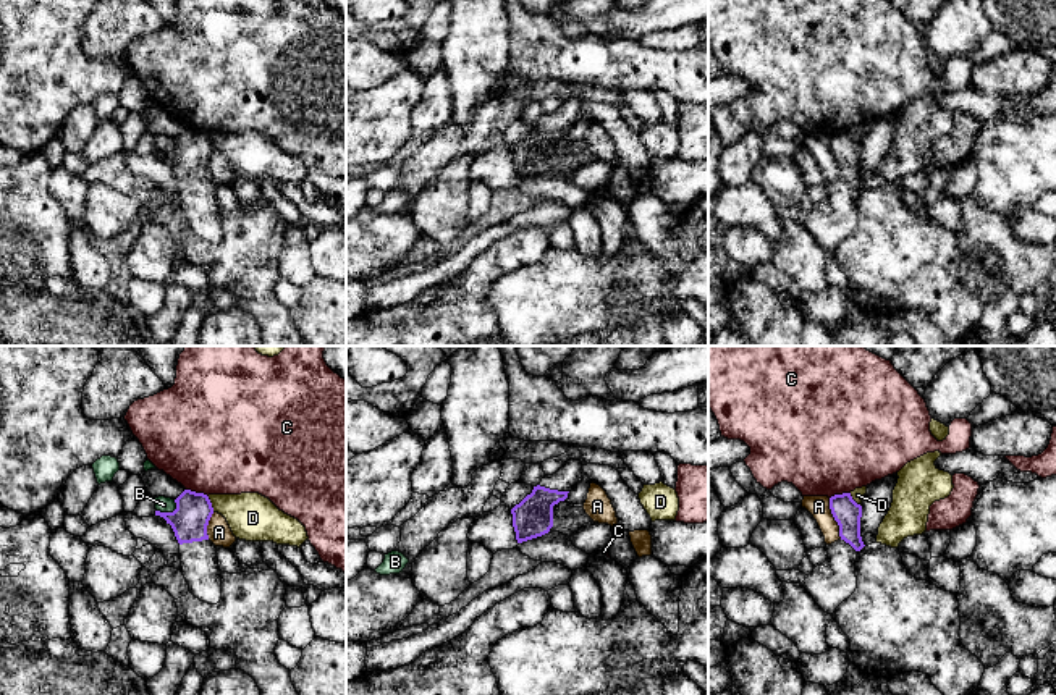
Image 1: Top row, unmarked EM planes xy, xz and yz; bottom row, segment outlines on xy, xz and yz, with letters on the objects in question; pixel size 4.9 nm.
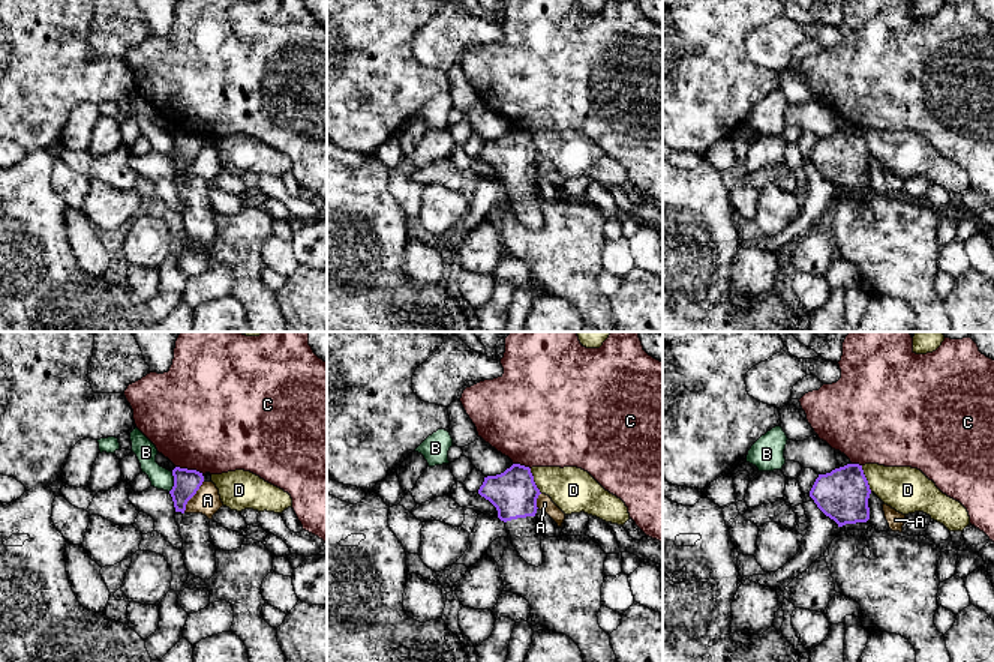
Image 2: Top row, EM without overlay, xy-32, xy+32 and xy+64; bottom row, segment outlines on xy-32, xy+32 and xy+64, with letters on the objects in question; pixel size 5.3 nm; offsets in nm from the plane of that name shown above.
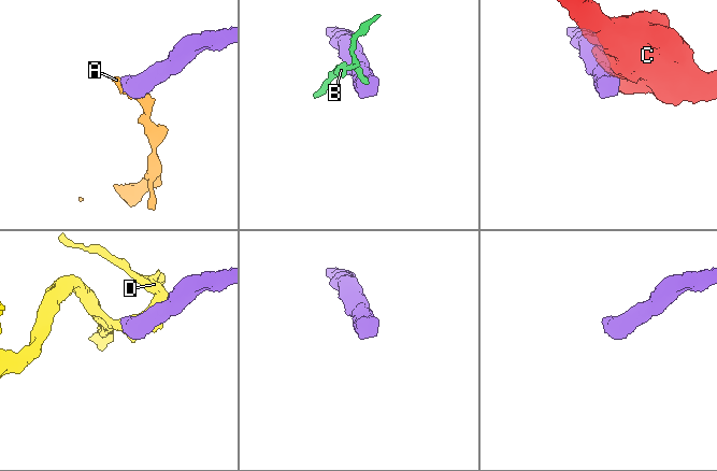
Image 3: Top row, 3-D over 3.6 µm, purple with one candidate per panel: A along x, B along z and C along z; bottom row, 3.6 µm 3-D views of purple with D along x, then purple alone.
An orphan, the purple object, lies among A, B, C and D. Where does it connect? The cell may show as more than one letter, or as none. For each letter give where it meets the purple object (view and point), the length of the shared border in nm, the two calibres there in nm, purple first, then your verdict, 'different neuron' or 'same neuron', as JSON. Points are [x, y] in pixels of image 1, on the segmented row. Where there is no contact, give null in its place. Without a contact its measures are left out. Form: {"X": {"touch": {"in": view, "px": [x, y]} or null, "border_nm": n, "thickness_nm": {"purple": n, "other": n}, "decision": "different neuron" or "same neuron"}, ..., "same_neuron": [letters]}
{"A": {"touch": {"in": "yz", "px": [835, 519]}, "border_nm": 220, "thickness_nm": {"purple": 140, "other": 110}, "decision": "different neuron"}, "B": {"touch": {"in": "xy", "px": [170, 513]}, "border_nm": 110, "thickness_nm": {"purple": 180, "other": 80}, "decision": "different neuron"}, "C": {"touch": {"in": "xy", "px": [198, 493]}, "border_nm": 120, "thickness_nm": {"purple": 180, "other": 480}, "decision": "different neuron"}, "D": {"touch": {"in": "xy", "px": [211, 505]}, "border_nm": 90, "thickness_nm": {"purple": 180, "other": 240}, "decision": "different neuron"}, "same_neuron": []}

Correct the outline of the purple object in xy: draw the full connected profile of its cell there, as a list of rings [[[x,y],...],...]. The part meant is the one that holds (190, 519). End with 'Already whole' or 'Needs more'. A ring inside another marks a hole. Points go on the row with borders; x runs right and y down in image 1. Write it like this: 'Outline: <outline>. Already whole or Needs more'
Outline: [[[184,490],[173,512],[155,511],[171,525],[180,543],[181,572],[189,592],[204,603],[222,600],[222,571],[217,564],[217,546],[209,540],[207,525],[213,514],[207,495]]]. Needs more

